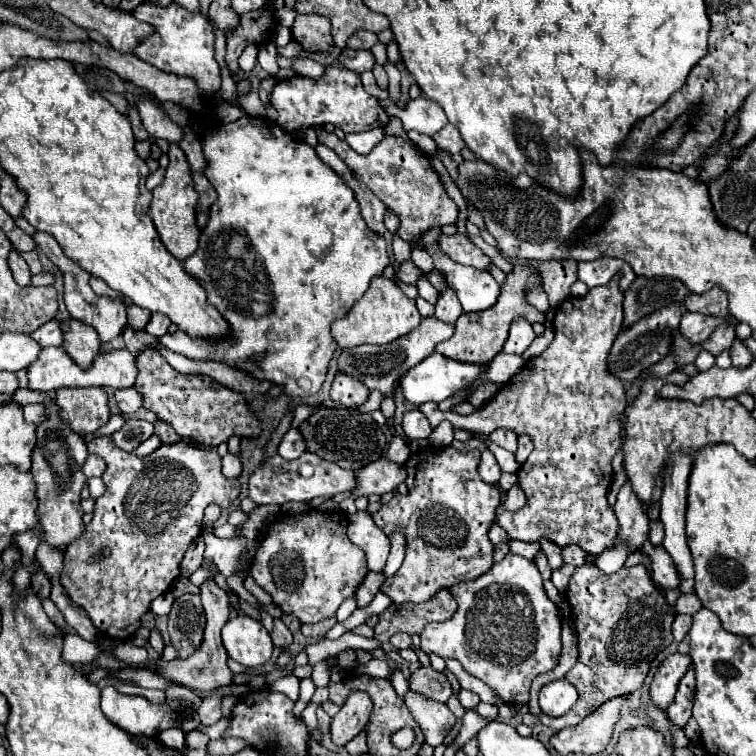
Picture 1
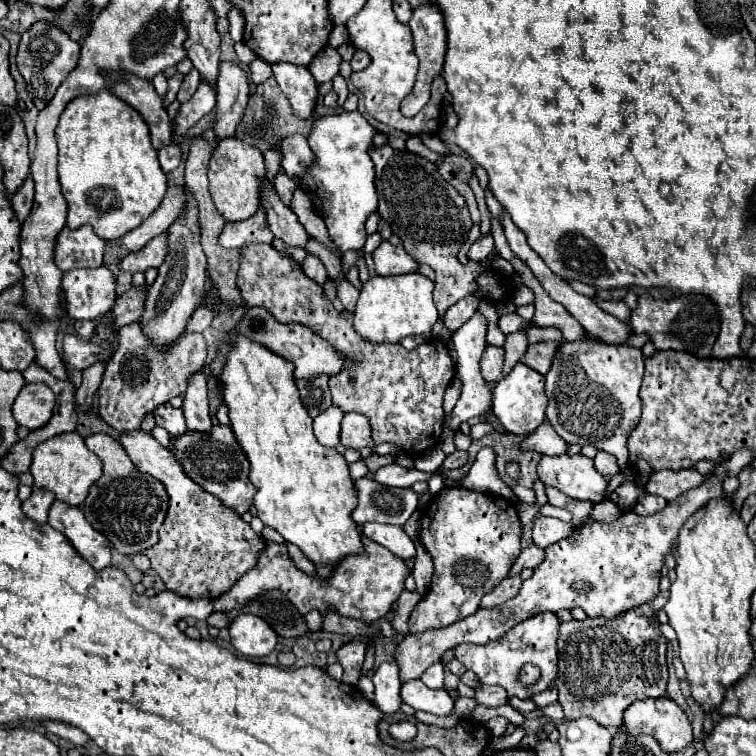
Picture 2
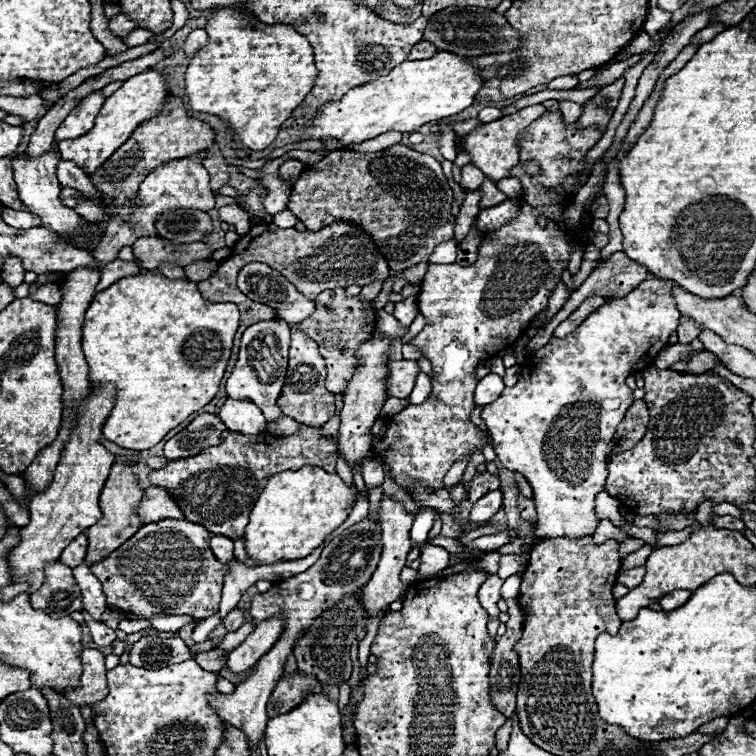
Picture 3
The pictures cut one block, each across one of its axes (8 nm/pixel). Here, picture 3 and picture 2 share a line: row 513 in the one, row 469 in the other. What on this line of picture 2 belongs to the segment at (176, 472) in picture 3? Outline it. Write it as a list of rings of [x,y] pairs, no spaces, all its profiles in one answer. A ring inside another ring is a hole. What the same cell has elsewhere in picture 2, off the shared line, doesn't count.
[[[218,424],[218,426],[212,426],[210,432],[186,432],[172,440],[170,450],[178,460],[178,464],[182,464],[182,470],[186,472],[186,476],[198,482],[206,492],[220,498],[228,508],[234,508],[238,514],[248,512],[256,490],[248,480],[250,462],[246,460],[246,454],[242,452],[242,446],[238,444],[230,426]]]

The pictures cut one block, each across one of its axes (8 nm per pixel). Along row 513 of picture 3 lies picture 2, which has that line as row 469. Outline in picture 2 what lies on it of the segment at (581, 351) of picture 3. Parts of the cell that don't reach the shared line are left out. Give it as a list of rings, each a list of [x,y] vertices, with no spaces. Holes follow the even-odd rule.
[[[584,454],[542,456],[538,462],[538,478],[570,498],[590,500],[594,504],[604,500],[608,486],[606,478],[596,472],[594,462]]]

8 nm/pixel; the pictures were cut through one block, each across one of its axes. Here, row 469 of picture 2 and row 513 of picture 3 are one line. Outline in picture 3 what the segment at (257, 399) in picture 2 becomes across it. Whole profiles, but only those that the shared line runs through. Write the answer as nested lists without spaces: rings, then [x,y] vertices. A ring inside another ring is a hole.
[[[302,466],[294,472],[274,474],[250,512],[250,522],[244,530],[246,554],[258,566],[306,558],[346,520],[352,510],[352,496],[356,496],[356,488],[348,488],[338,474],[328,474],[322,468]]]

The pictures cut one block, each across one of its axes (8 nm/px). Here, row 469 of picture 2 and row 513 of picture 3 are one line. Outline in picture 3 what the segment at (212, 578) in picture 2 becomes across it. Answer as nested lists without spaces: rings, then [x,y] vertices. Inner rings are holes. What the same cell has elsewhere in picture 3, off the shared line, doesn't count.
[[[146,488],[144,490],[144,498],[138,506],[138,516],[142,520],[142,524],[150,524],[150,522],[160,522],[166,518],[184,518],[180,508],[176,506],[176,502],[170,498],[170,494],[162,488]]]

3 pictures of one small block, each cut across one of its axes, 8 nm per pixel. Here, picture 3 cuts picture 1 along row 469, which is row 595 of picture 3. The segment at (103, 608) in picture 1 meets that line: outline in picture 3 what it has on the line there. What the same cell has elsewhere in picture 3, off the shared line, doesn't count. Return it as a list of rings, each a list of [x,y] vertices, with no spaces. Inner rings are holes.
[[[168,518],[142,526],[126,544],[90,568],[100,580],[110,608],[140,616],[188,614],[206,618],[218,612],[222,580],[228,570],[212,554],[208,540],[210,532],[200,524]]]

